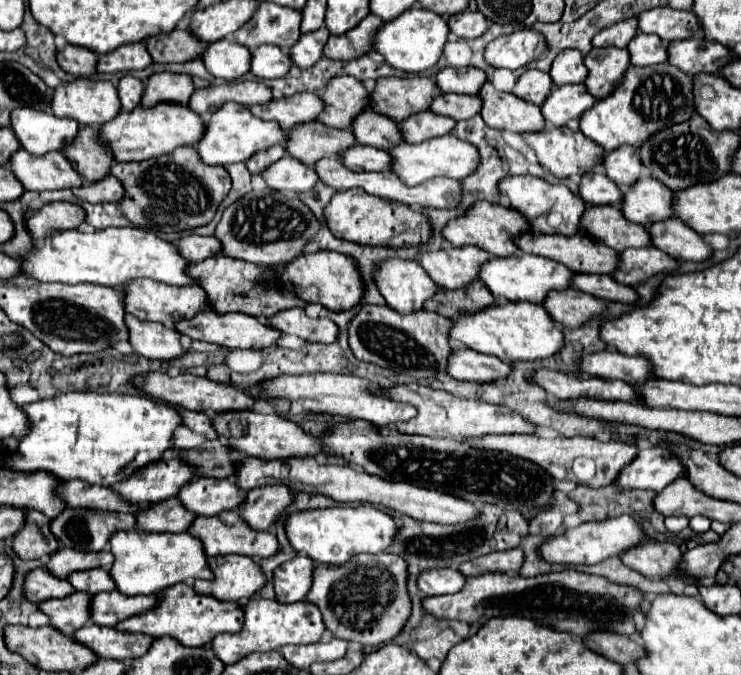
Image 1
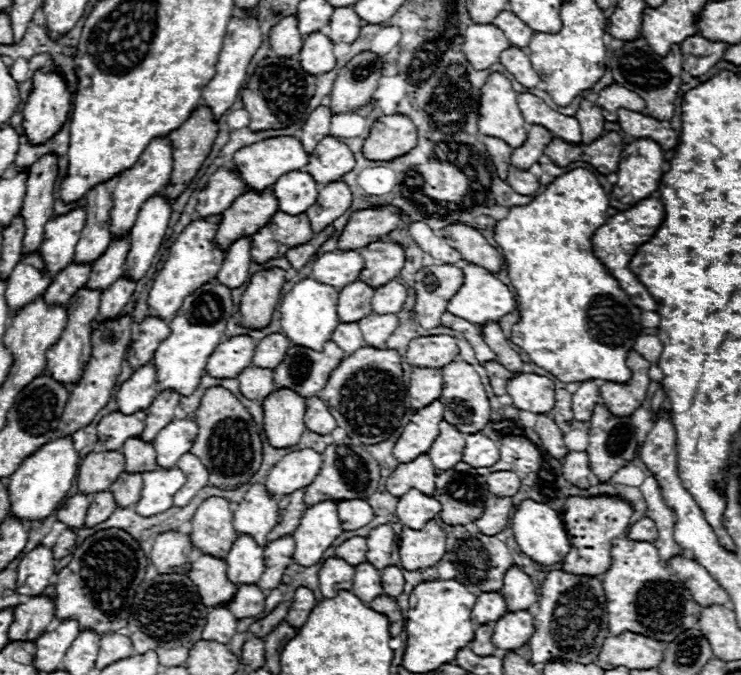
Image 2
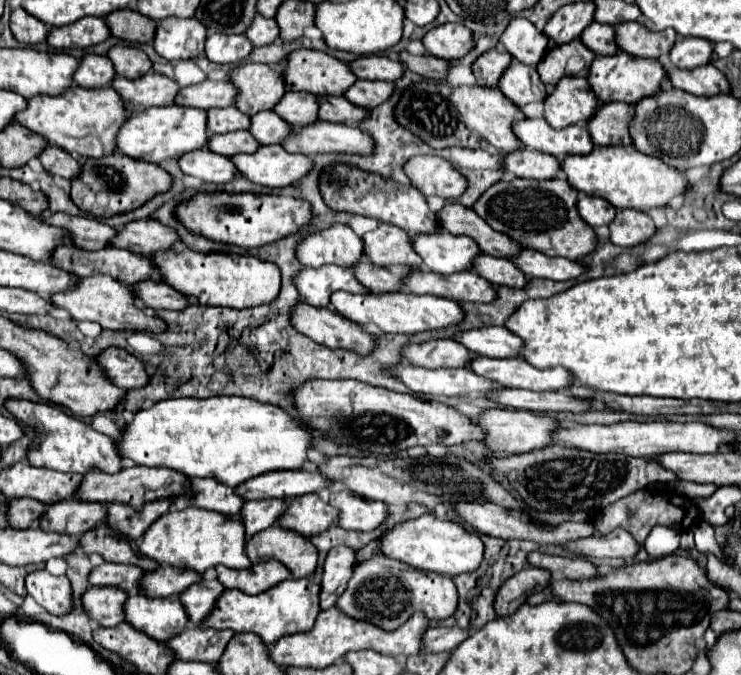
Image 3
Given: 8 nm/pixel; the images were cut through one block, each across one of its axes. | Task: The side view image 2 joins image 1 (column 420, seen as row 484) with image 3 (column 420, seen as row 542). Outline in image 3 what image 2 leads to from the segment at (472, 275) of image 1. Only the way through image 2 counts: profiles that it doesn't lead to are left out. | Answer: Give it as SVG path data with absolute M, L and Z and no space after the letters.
M380 224L376 230L362 236L364 256L378 266L406 264L420 268L422 258L414 252L410 236L392 224Z

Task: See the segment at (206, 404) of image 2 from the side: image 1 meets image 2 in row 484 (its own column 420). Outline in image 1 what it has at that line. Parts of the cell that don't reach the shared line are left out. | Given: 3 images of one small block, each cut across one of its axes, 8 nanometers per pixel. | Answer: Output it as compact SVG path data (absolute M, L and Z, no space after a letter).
M362 190L336 192L330 204L324 208L324 218L330 232L336 238L350 240L356 244L400 248L400 246L428 242L432 236L430 226L426 226L426 216L420 210L406 208L400 202L386 202L384 198L370 198L370 194L362 194Z

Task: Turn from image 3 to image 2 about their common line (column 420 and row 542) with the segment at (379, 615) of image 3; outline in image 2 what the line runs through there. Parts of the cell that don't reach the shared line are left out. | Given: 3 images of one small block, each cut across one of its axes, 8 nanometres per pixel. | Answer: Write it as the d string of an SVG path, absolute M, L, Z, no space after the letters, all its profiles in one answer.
M566 498L562 520L566 524L566 532L570 534L570 552L562 560L564 570L576 576L600 576L608 572L608 568L612 566L612 540L618 538L630 526L632 512L632 506L620 498Z

